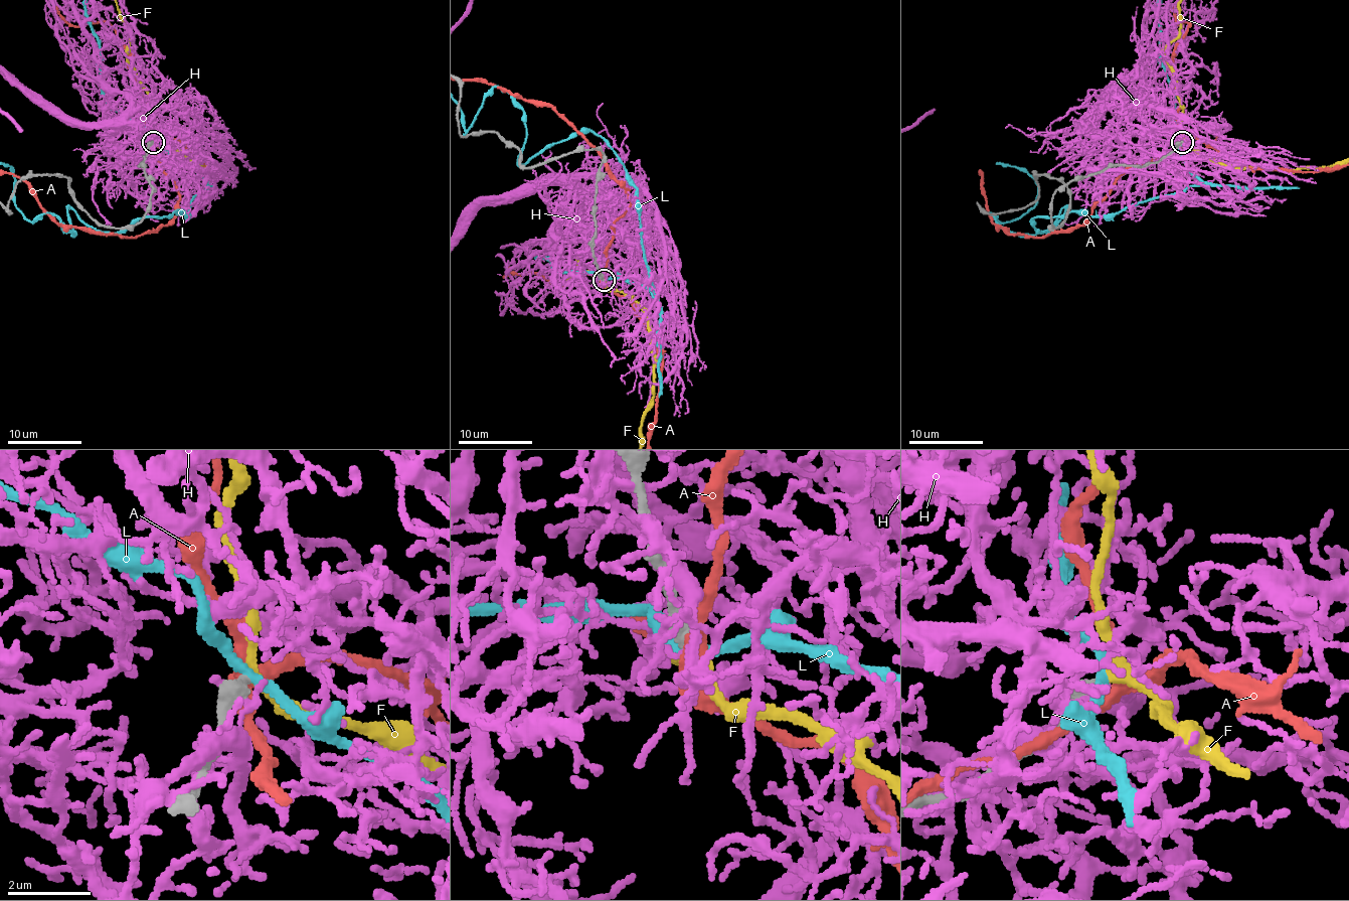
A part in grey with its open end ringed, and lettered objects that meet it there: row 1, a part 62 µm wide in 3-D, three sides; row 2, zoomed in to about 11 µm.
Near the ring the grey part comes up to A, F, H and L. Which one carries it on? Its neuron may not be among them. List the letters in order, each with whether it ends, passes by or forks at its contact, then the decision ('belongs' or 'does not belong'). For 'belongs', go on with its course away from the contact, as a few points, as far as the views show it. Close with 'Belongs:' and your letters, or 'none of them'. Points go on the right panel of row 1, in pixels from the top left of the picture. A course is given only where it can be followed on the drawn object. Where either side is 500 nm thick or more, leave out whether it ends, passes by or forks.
A: does not belong
F: it passes by; belongs
H: does not belong
L: it passes by; does not belong
Belongs: F

